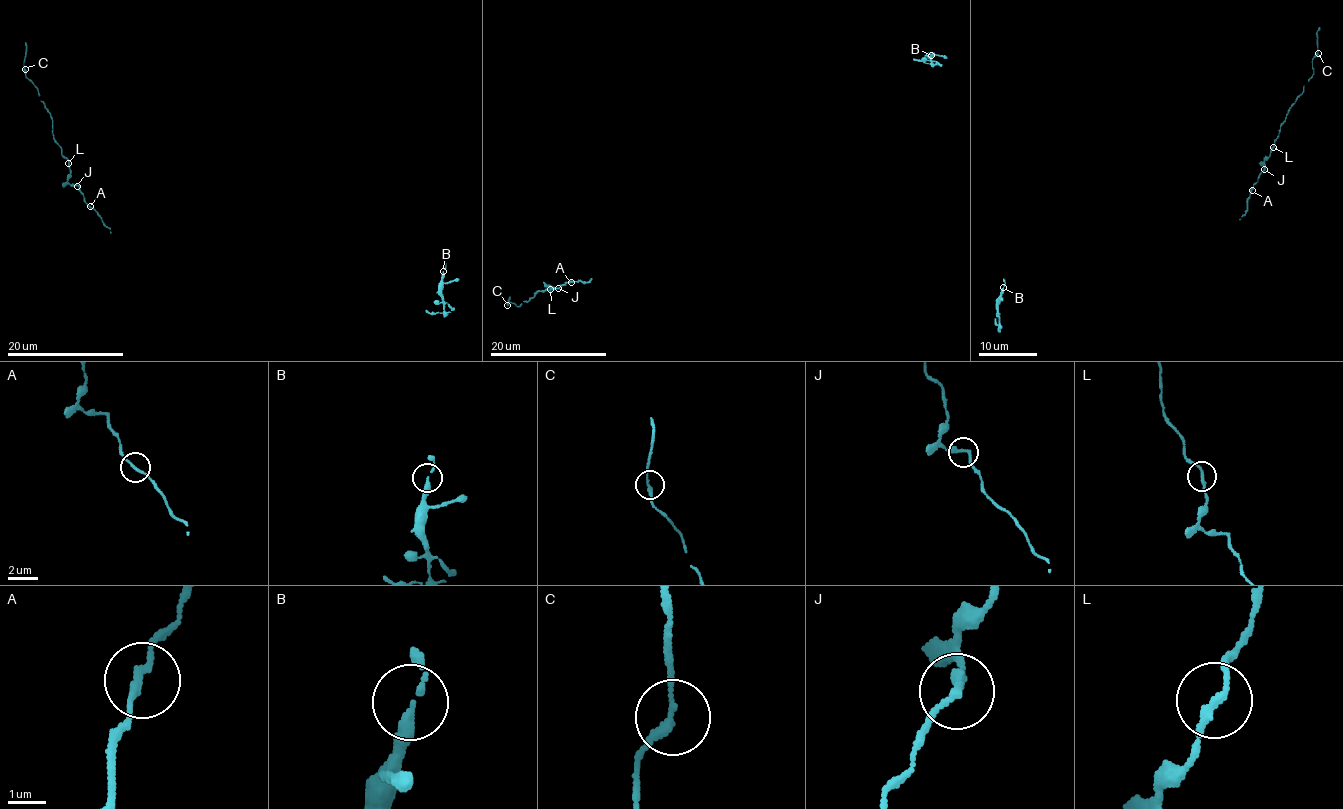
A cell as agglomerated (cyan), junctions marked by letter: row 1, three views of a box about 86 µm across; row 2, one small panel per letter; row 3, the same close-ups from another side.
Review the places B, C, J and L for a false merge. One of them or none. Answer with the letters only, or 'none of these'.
none of these

